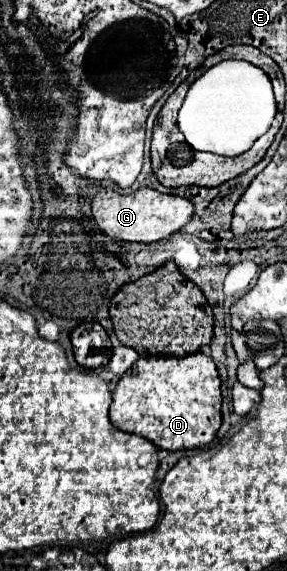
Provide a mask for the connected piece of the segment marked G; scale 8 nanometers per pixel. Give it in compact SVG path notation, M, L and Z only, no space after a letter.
M141 187L129 195L121 195L113 189L99 189L91 201L91 215L101 233L109 235L115 241L155 243L177 233L193 217L193 203L185 197L163 195L149 187Z

